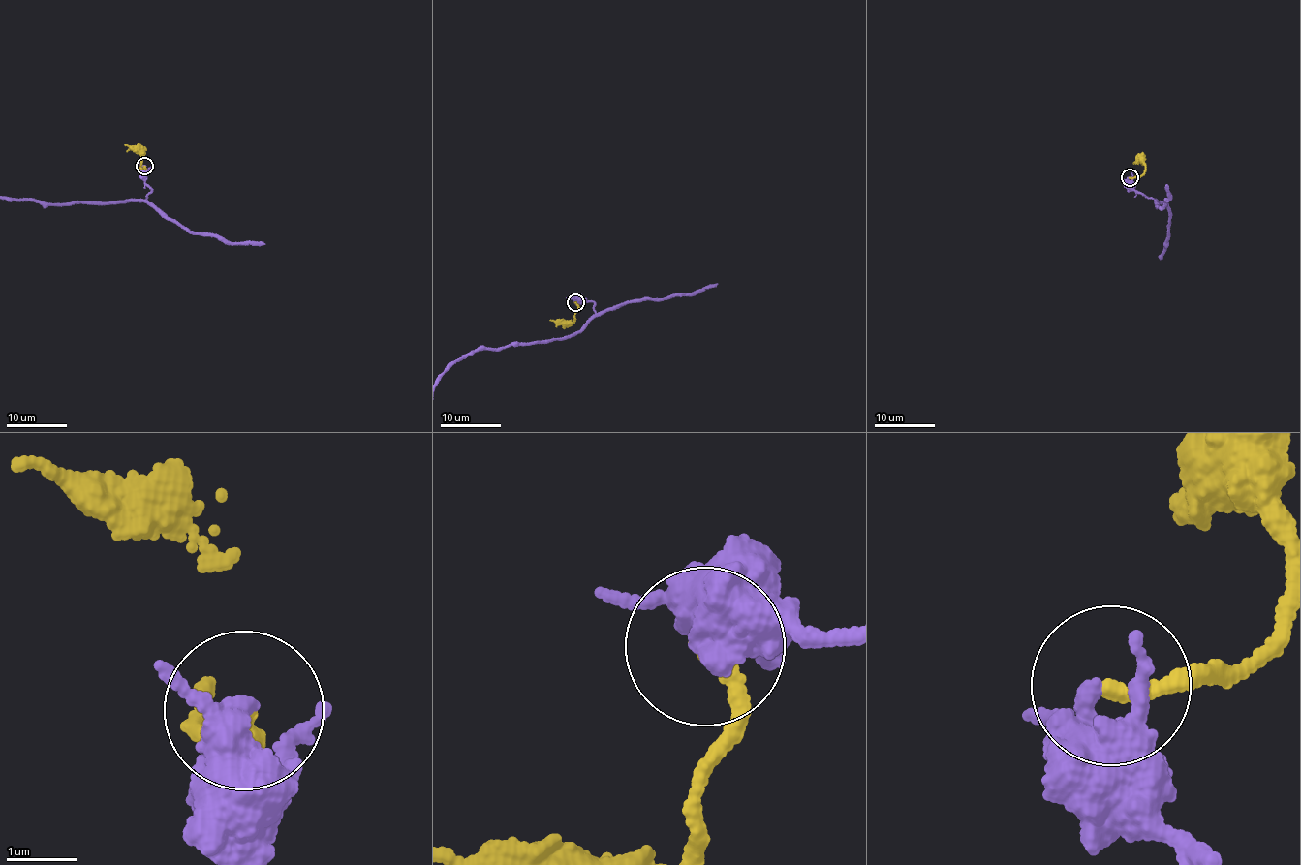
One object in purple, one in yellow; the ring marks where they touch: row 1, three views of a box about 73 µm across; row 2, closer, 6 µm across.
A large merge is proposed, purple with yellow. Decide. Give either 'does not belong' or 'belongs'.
belongs

